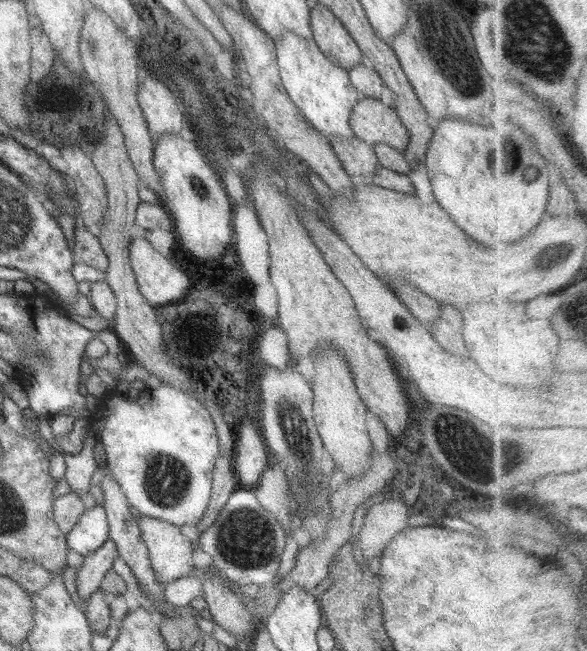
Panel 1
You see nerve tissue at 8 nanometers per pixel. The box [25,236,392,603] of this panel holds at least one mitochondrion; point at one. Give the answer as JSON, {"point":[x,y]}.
{"point":[246,540]}

